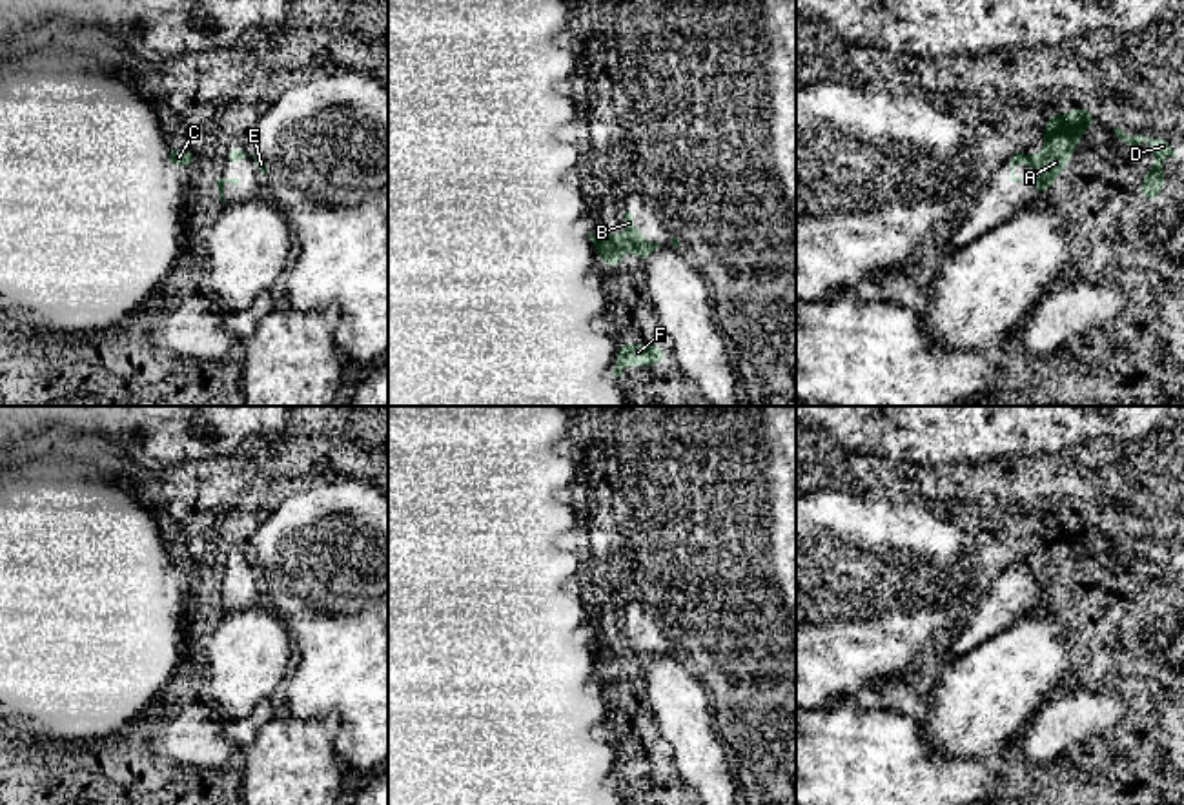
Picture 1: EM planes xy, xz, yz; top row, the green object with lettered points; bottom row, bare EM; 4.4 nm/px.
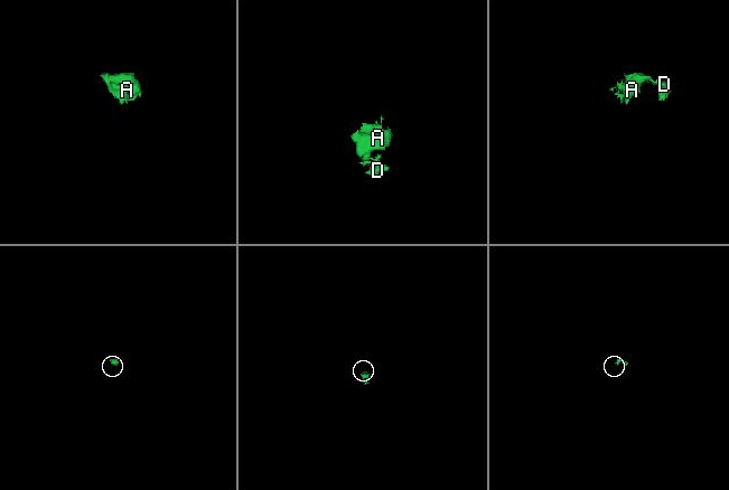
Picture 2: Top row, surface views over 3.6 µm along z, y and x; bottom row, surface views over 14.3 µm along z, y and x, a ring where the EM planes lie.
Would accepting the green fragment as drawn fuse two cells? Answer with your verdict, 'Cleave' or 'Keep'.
Keep

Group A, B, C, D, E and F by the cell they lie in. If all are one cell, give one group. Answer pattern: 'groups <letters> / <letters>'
groups A B C D E F

